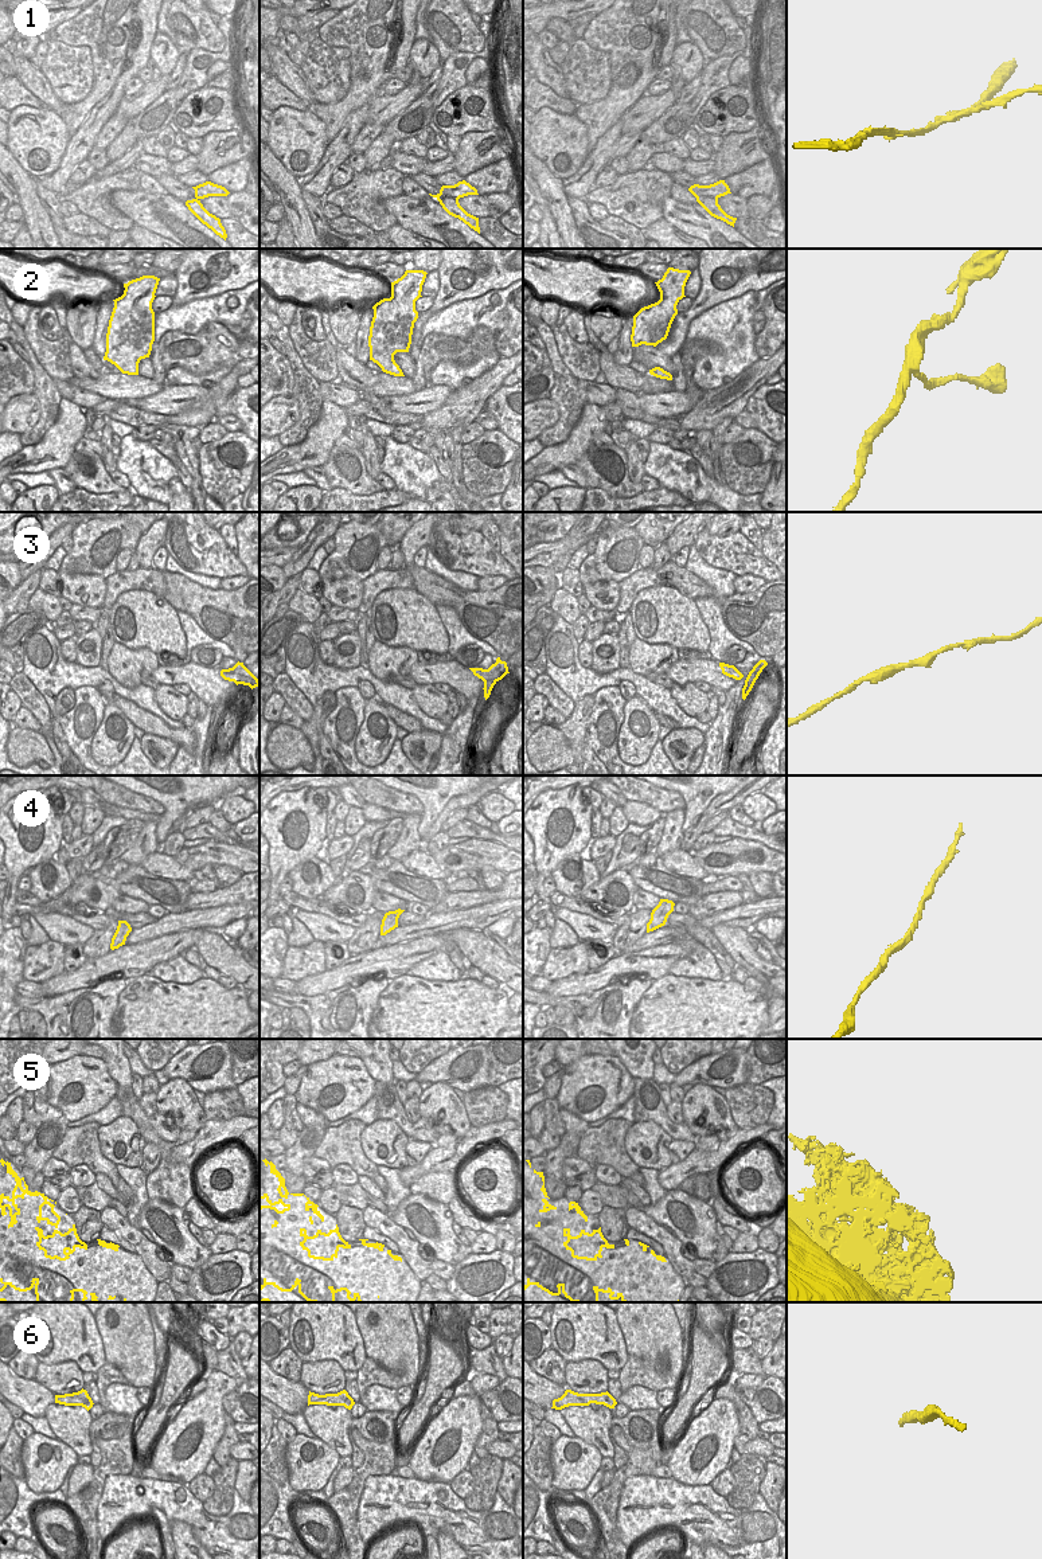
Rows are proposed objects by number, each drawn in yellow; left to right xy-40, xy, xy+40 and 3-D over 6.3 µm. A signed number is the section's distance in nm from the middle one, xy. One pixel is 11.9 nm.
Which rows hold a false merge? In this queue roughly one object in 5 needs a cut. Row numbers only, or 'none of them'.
1

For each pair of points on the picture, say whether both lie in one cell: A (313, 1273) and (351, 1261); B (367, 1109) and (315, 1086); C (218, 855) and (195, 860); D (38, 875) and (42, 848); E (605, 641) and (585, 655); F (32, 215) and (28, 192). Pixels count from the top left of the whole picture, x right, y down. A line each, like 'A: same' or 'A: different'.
A: same
B: different
C: same
D: different
E: different
F: same

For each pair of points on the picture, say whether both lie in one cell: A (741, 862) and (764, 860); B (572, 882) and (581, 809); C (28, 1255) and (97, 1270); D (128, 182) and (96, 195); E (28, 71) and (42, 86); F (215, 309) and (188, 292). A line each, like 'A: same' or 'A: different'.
A: same
B: different
C: same
D: same
E: same
F: different

